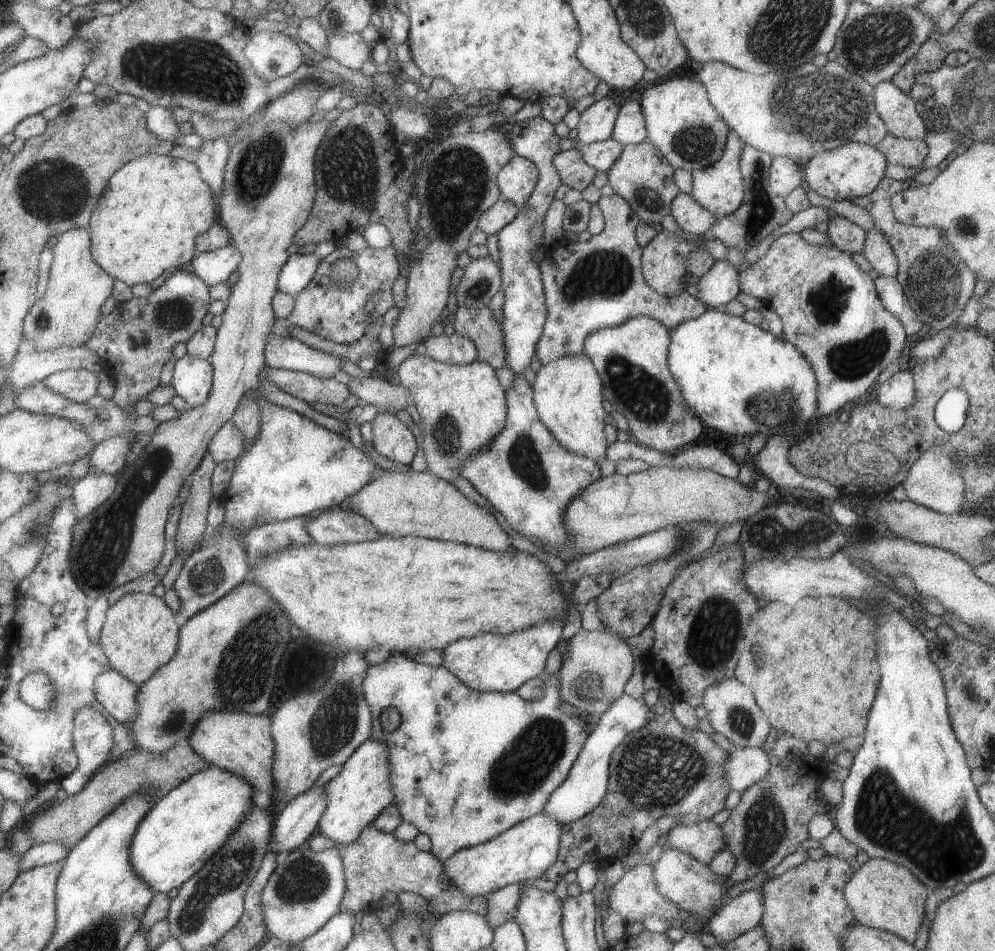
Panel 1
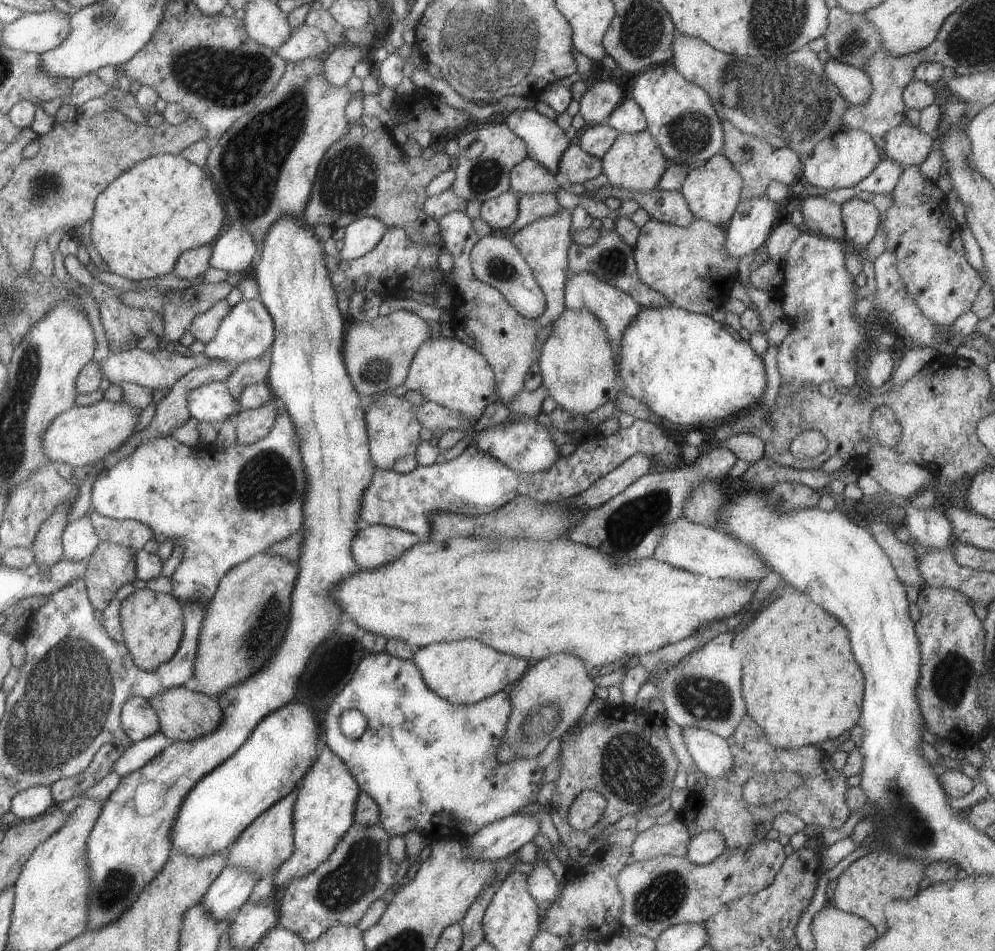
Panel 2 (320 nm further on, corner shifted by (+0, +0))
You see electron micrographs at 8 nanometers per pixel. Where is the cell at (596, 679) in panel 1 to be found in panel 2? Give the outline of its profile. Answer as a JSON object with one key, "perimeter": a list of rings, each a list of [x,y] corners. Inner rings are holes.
{"perimeter":[[[563,652],[531,663],[507,694],[511,714],[497,746],[497,761],[507,763],[511,762],[511,758],[537,756],[551,740],[559,739],[565,731],[574,727],[596,694],[595,682],[588,673],[589,667],[581,658]]]}

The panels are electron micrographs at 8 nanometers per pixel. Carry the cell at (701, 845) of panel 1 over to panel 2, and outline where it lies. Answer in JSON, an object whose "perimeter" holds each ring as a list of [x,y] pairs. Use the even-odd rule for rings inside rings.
{"perimeter":[[[673,820],[664,826],[655,824],[643,832],[638,832],[630,846],[635,861],[647,861],[657,856],[685,857],[687,844],[693,833],[687,824]]]}

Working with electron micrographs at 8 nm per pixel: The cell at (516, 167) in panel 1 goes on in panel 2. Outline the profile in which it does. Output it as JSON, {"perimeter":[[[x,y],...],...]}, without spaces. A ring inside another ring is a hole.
{"perimeter":[[[530,157],[513,166],[509,179],[510,190],[517,195],[555,194],[561,185],[561,178],[558,175],[546,170]]]}

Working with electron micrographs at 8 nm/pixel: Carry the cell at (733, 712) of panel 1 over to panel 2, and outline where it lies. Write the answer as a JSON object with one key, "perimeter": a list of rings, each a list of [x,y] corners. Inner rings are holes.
{"perimeter":[[[725,632],[715,636],[713,640],[705,642],[703,646],[685,654],[675,666],[659,664],[649,672],[649,682],[645,680],[636,694],[637,704],[640,702],[652,703],[653,698],[658,698],[658,711],[661,716],[669,718],[677,726],[683,728],[699,728],[717,734],[721,739],[729,738],[735,730],[735,726],[741,722],[741,716],[745,714],[743,698],[741,698],[741,656],[731,646],[733,632]]]}

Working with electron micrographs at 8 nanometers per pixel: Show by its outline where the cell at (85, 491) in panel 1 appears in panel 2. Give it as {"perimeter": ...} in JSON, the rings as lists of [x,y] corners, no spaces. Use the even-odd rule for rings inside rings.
{"perimeter":[[[91,510],[81,518],[67,523],[63,529],[62,555],[67,561],[85,560],[100,542],[89,520],[90,512]]]}

